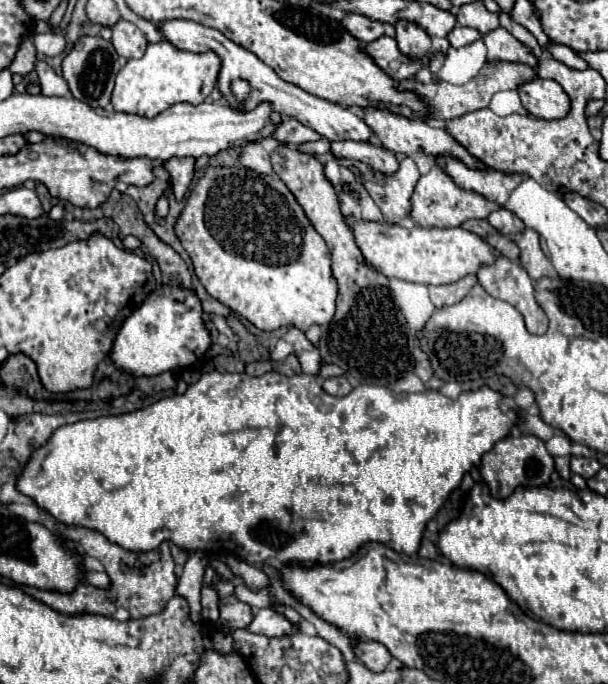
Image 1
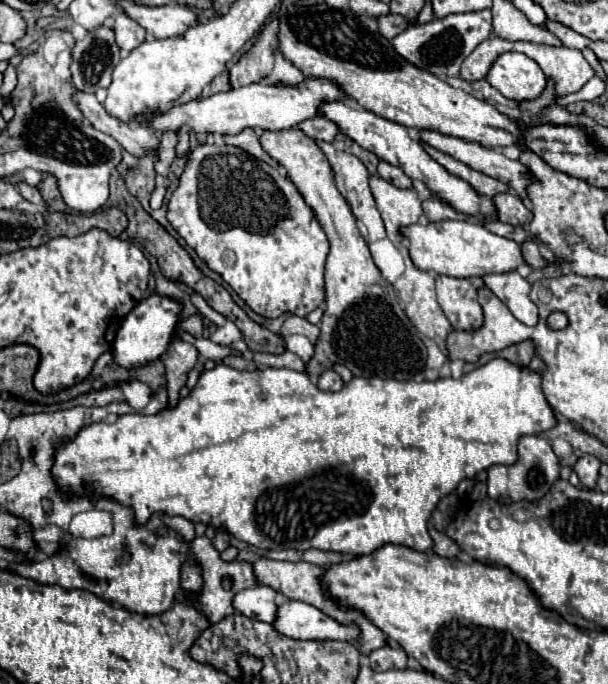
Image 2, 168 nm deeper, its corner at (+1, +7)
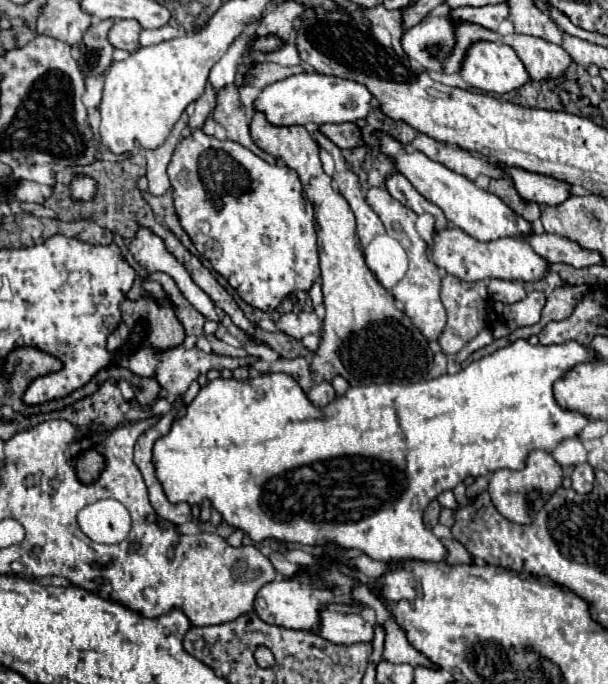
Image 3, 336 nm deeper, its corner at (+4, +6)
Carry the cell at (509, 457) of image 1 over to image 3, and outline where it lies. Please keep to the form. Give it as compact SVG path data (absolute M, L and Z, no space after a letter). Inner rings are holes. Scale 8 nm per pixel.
M535 449L529 459L527 459L527 467L521 471L495 471L489 479L489 495L493 499L493 505L497 507L497 511L507 517L513 523L521 523L521 525L529 525L537 513L543 509L545 501L555 493L555 489L561 487L561 467L559 463L553 459L551 453Z

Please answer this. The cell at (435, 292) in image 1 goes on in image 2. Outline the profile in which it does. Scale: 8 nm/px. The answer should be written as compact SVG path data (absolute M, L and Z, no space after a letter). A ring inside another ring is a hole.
M436 276L438 304L452 328L474 330L482 324L482 308L476 300L476 290L480 286L484 286L482 278Z

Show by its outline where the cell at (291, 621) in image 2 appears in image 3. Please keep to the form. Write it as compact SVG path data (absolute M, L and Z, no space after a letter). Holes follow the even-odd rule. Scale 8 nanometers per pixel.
M323 611L321 613L321 637L337 645L351 645L359 641L373 641L375 629L359 613L353 611Z

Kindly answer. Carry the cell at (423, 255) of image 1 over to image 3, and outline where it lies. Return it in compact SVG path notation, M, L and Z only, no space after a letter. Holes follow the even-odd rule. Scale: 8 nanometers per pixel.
M447 227L433 237L435 247L431 249L431 259L437 267L445 269L449 275L455 275L463 281L481 281L481 279L509 279L509 281L541 281L549 273L549 261L537 255L525 239L503 237L489 243L477 241L459 227Z

